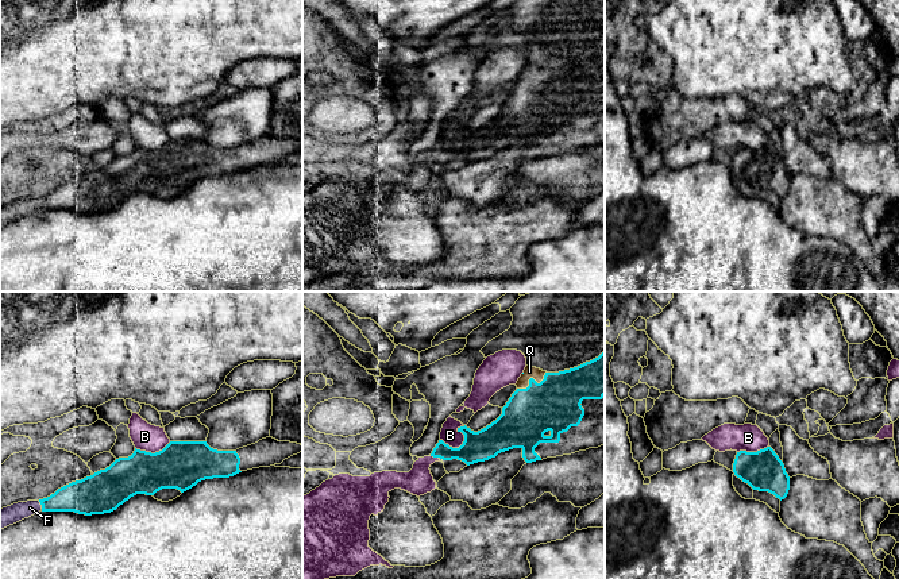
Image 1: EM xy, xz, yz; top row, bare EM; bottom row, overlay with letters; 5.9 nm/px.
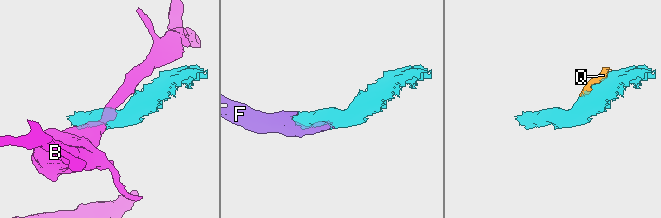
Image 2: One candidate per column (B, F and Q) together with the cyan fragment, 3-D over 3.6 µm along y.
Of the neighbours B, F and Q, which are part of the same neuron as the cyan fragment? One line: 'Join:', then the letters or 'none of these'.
Join: F, Q

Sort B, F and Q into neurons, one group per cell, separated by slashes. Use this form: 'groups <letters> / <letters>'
groups B / F Q

